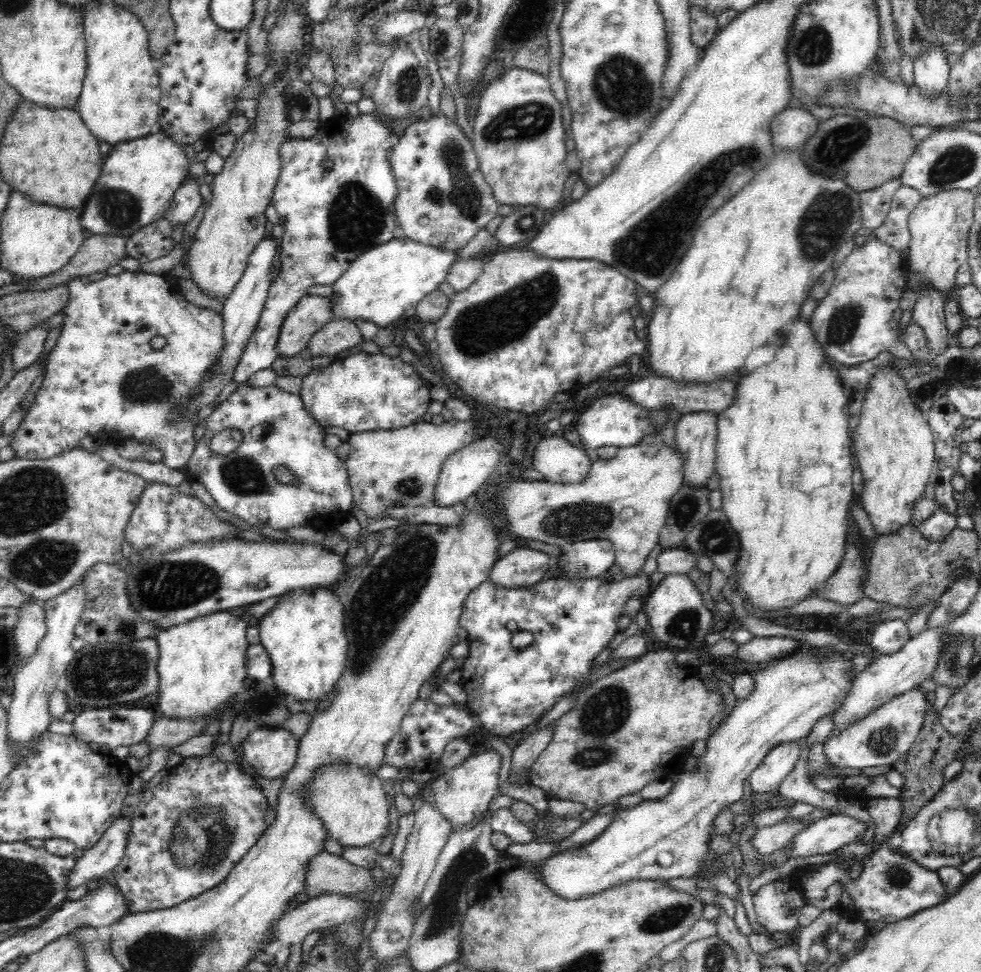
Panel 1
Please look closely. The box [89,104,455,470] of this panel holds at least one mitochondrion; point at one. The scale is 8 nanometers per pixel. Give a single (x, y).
(357, 217)

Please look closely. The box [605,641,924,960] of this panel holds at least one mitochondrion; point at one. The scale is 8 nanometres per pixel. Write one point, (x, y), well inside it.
(657, 921)

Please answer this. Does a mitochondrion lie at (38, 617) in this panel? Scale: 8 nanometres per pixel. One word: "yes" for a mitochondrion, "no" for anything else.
no

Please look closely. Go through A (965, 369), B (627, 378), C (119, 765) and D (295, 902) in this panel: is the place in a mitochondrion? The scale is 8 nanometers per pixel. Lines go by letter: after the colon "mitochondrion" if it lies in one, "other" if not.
A: mitochondrion
B: other
C: other
D: other

